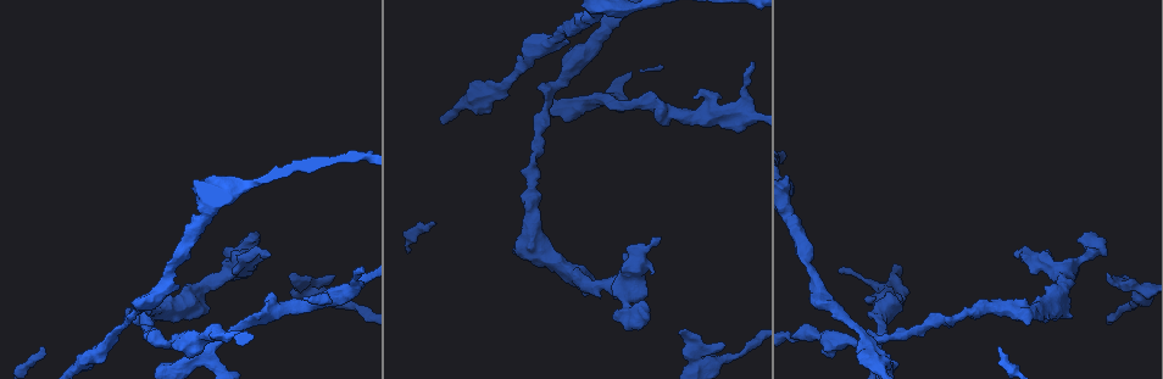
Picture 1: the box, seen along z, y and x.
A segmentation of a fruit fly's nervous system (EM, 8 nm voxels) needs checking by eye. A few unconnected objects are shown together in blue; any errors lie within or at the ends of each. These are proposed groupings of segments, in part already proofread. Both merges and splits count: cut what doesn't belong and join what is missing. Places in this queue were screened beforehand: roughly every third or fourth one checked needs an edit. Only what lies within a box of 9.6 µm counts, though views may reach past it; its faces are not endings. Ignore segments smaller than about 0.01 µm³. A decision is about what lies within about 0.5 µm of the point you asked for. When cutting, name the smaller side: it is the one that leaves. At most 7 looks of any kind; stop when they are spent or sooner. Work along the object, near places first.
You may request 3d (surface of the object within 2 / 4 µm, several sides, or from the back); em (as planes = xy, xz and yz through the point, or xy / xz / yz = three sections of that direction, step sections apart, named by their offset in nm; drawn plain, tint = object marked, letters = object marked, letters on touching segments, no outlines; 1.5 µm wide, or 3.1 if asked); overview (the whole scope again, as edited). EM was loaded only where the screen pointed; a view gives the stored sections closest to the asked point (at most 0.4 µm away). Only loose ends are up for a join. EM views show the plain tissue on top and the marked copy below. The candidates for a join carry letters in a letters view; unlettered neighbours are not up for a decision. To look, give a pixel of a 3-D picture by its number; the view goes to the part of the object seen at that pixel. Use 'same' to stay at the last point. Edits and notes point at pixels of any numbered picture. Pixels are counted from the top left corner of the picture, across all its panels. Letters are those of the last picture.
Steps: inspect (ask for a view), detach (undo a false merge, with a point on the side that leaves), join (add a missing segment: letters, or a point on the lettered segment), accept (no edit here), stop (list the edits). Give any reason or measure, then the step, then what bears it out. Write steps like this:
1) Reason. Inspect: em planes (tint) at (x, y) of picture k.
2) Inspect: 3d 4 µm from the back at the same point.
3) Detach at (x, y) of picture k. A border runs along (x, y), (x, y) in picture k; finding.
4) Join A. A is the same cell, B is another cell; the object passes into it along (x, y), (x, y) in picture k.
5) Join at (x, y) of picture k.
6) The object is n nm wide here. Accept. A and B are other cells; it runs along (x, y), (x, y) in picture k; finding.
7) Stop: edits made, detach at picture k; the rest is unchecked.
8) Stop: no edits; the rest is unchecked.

An open end. Inspect: em planes (letters) at (660, 240) of picture 1.

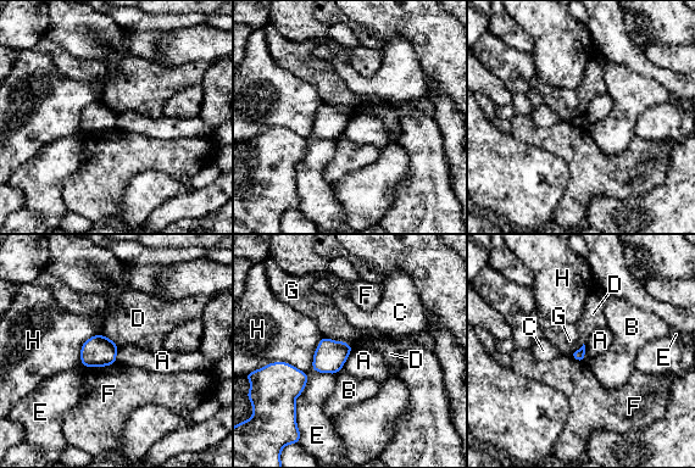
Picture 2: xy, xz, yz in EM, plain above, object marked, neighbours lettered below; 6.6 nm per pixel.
The longest contact is with E, 300 nm. Accept. A, B, C, D, E, F, G and H are other cells; no lettered segment goes on from it.

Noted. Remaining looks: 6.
Free end. Inspect: em xy step 4 (letters) at (361, 270) of picture 1.

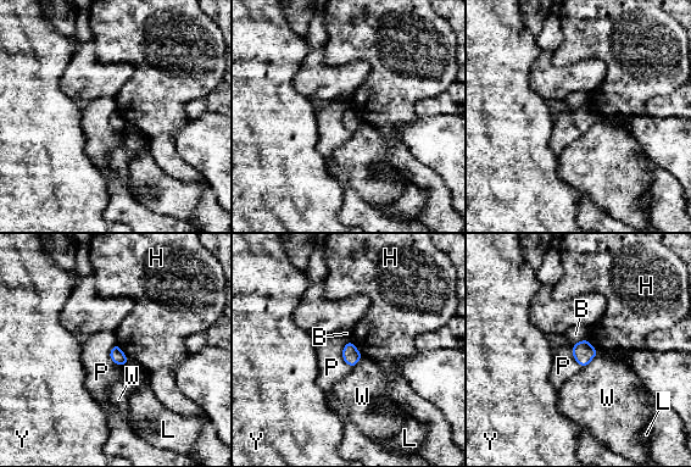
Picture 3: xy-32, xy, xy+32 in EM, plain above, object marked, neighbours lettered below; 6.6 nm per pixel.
Accept. B, H, L, P, W and Y are other cells; a border runs along (350, 340), (341, 354), (350, 367) in picture 3; none of them fits.

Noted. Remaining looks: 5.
Free end. Inspect: 3d 4 µm at (41, 347) of picture 1.

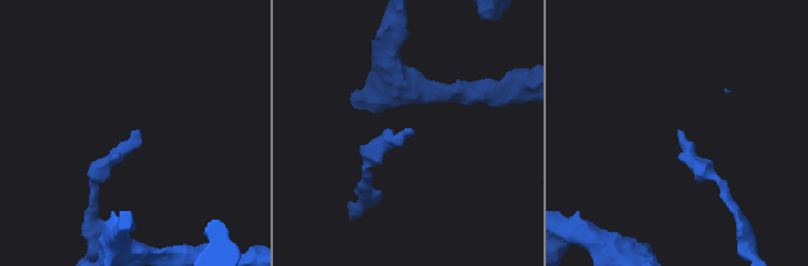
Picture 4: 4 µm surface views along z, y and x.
Inspect: em xz step 4 (letters) at (678, 132) of picture 4.

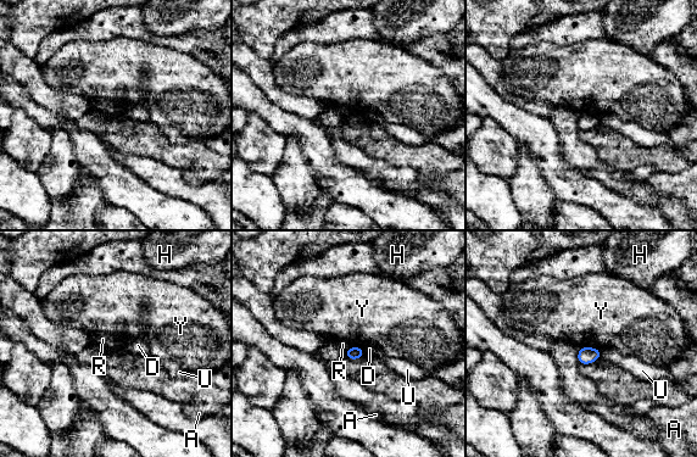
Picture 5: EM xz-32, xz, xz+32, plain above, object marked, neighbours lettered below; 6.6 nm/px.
Accept. A, D, H, R, U and Y are other cells; a border runs along (351, 346), (345, 350) in picture 5; none of them fits.

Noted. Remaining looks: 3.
Stop: no edits; the rest is unchecked.

